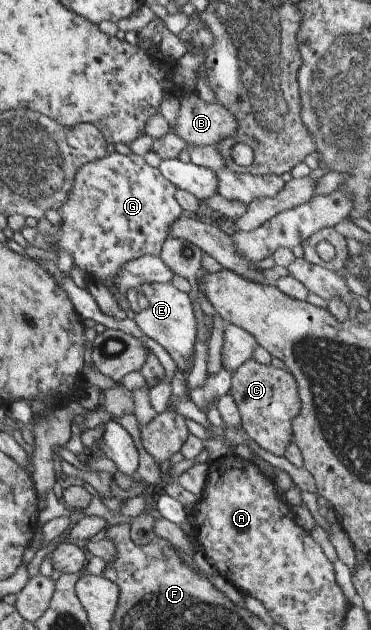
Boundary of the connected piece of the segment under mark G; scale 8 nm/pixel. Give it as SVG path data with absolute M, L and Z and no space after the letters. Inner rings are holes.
M110 153L77 169L73 187L58 212L52 208L44 211L44 217L51 224L49 236L40 234L36 227L24 226L20 233L30 246L46 251L56 252L48 247L55 240L58 250L63 249L73 257L72 266L84 270L88 280L99 278L126 312L133 303L128 293L122 299L115 296L113 276L129 260L142 255L159 256L170 223L182 214L175 190L143 157L134 153Z

